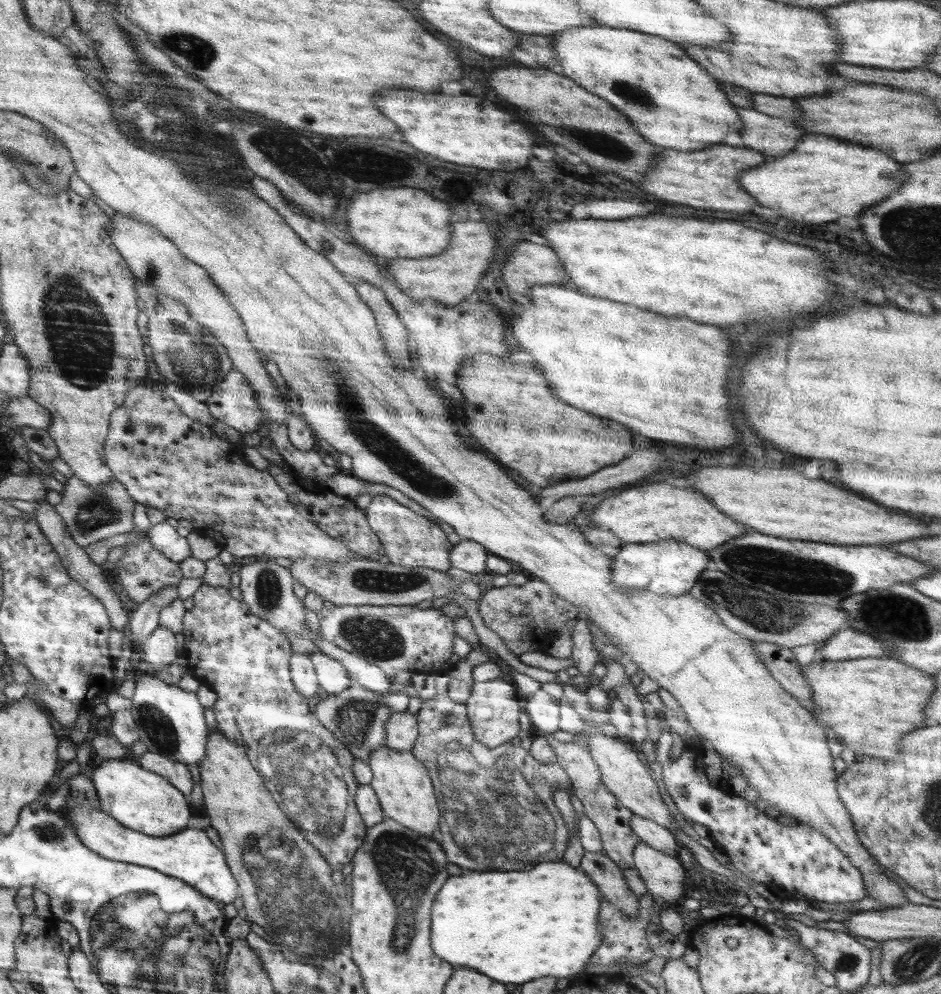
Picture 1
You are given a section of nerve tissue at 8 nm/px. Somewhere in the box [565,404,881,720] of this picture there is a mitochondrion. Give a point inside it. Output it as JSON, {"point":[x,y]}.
{"point":[782,571]}

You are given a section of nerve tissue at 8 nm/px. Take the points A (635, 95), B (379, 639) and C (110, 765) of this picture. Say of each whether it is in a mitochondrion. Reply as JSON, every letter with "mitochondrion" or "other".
{"A":"mitochondrion","B":"mitochondrion","C":"other"}

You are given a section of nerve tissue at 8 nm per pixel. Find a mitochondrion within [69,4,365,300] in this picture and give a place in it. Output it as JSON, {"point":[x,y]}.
{"point":[143,113]}

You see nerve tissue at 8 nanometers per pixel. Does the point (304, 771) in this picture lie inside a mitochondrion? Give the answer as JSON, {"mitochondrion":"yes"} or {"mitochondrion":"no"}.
{"mitochondrion":"yes"}

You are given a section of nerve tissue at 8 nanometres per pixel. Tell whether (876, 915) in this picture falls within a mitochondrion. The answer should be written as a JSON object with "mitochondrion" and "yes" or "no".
{"mitochondrion":"no"}

